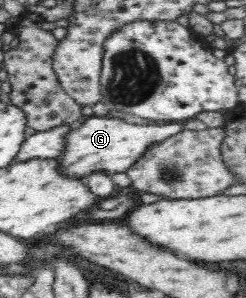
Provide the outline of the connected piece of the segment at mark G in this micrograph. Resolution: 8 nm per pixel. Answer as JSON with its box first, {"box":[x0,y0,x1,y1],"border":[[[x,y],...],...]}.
{"box":[57,115,185,180],"border":[[[93,115],[90,118],[87,117],[65,133],[63,137],[65,149],[57,157],[59,172],[63,176],[79,180],[85,180],[85,177],[95,172],[103,172],[110,176],[125,173],[147,151],[151,143],[159,143],[183,130],[185,130],[183,122],[139,125],[127,123],[123,116]]]}

